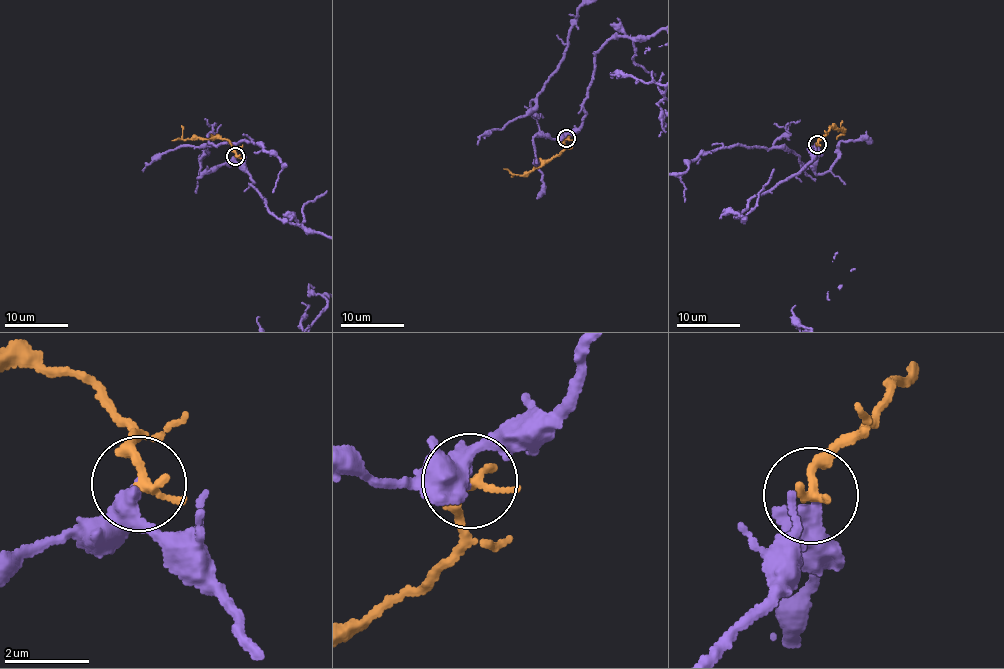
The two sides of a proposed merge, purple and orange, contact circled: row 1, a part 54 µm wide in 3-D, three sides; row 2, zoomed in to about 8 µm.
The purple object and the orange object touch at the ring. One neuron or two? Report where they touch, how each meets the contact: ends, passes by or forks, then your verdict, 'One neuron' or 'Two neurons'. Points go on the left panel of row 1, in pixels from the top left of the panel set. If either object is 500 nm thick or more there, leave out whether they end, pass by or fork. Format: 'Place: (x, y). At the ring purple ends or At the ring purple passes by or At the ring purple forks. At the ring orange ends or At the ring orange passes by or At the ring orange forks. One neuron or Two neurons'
Place: (235, 156). At the ring purple ends. At the ring orange ends. One neuron

